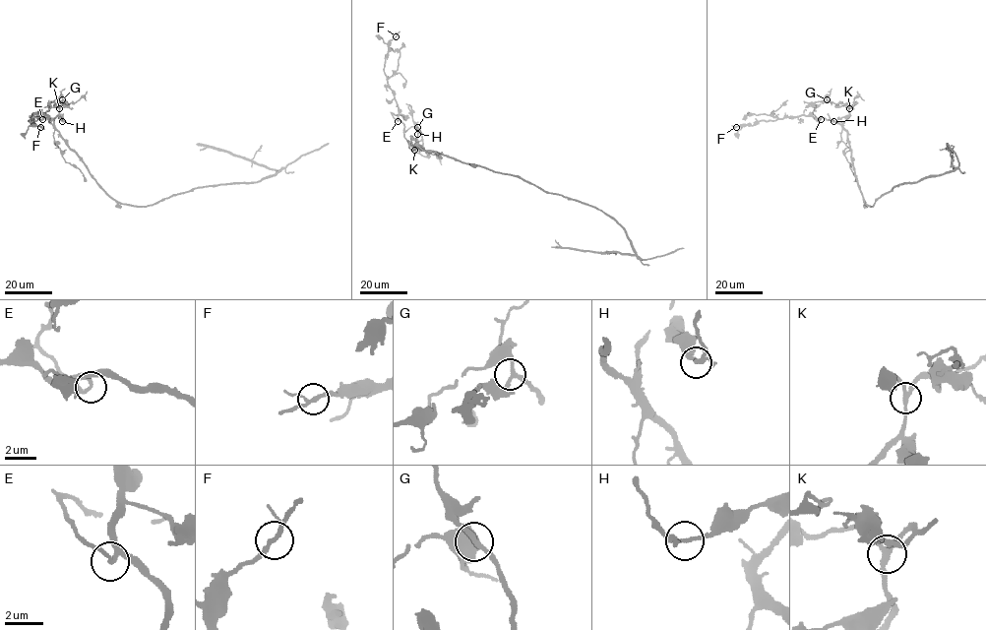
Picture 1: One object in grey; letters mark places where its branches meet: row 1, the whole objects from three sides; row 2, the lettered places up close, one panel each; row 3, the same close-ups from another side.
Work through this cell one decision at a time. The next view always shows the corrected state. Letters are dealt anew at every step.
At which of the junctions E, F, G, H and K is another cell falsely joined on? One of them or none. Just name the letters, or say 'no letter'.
no letter

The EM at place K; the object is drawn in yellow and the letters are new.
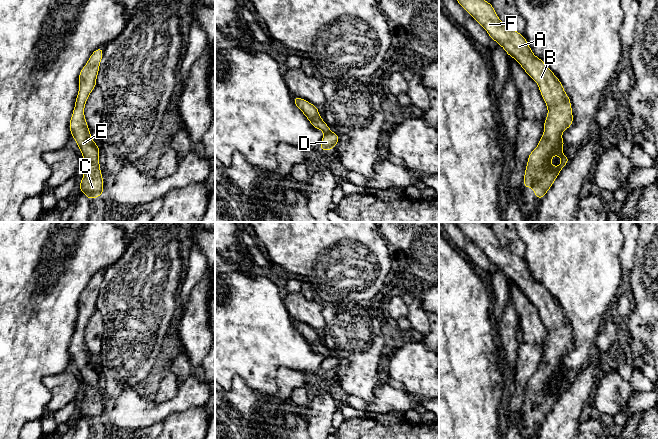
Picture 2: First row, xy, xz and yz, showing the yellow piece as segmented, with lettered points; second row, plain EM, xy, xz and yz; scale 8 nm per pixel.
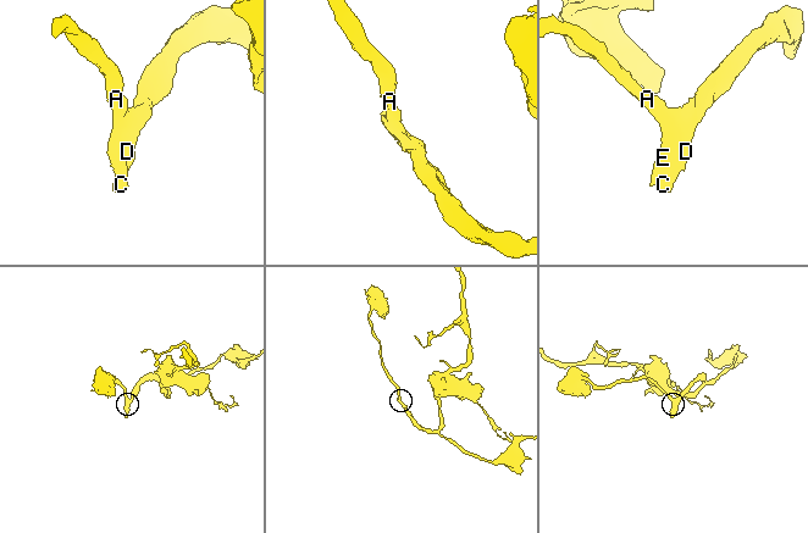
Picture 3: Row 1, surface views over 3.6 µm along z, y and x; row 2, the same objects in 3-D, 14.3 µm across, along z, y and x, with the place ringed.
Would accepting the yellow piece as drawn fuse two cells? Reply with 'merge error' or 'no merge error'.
no merge error

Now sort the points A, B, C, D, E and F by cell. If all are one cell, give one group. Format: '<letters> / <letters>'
A B C D E F

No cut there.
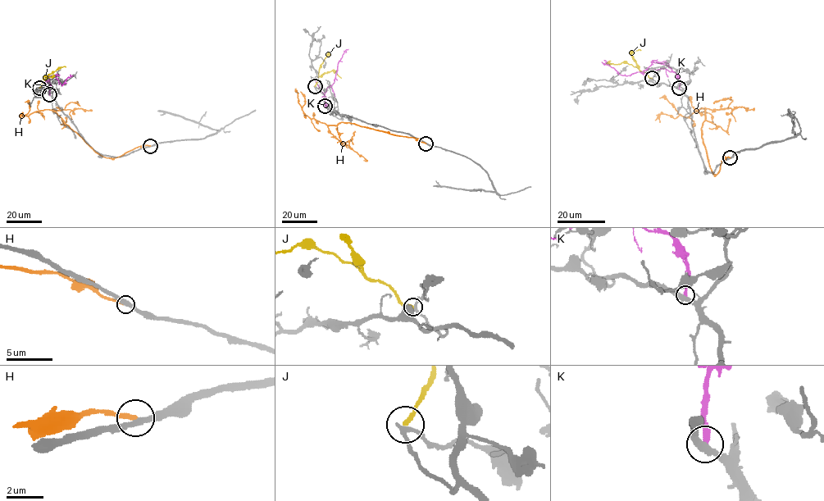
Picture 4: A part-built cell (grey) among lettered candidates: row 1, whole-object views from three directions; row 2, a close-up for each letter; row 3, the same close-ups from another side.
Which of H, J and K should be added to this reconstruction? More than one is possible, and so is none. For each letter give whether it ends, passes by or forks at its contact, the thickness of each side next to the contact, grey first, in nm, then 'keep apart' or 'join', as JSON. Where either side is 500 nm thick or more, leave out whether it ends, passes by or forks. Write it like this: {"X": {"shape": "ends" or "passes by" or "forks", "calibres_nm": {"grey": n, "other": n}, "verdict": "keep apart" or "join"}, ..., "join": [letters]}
{"H": {"shape": "ends", "calibres_nm": {"grey": 320, "other": 240}, "verdict": "keep apart"}, "J": {"shape": "ends", "calibres_nm": {"grey": 200, "other": 240}, "verdict": "keep apart"}, "K": {"shape": "ends", "calibres_nm": {"grey": 280, "other": 280}, "verdict": "keep apart"}, "join": []}

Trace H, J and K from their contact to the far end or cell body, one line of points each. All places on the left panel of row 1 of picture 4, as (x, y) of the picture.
H: (150, 146), (136, 147), (114, 158), (103, 157), (54, 111), (43, 110), (22, 116), (22, 113), (21, 120)
J: (39, 87), (47, 75), (61, 66), (66, 66)
K: (49, 94), (49, 77), (54, 75), (61, 85), (70, 74)

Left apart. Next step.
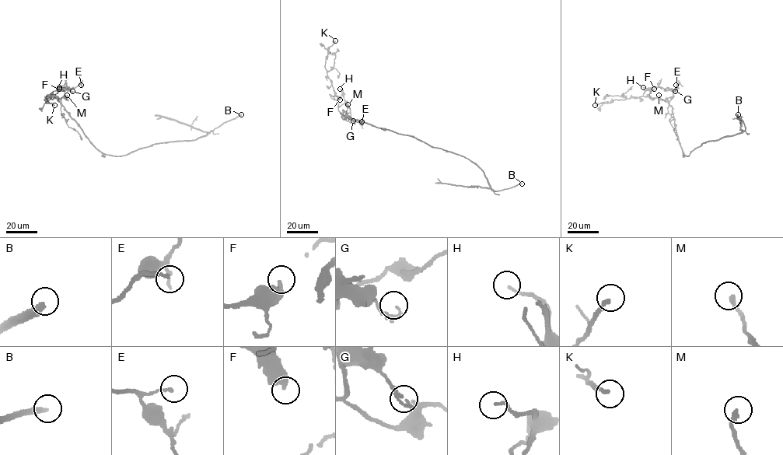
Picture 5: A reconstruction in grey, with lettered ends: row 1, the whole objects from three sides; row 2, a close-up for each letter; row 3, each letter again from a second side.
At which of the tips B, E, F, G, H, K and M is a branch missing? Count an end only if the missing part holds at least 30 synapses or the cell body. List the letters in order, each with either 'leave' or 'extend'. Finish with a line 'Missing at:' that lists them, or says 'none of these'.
B: extend
E: leave
F: leave
G: leave
H: leave
K: leave
M: leave
Missing at: B

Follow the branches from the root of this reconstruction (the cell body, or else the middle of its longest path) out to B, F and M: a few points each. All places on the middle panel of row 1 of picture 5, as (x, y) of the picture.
B: (403, 134), (467, 158), (483, 172), (488, 185), (494, 190), (522, 183)
F: (403, 134), (345, 118), (338, 110), (338, 103), (330, 95), (336, 96), (340, 99)
M: (403, 134), (345, 118), (341, 114), (342, 118), (347, 104)

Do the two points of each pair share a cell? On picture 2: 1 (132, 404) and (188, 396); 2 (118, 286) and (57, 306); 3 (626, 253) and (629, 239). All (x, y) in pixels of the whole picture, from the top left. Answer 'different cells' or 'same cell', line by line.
1: same cell
2: different cells
3: same cell

